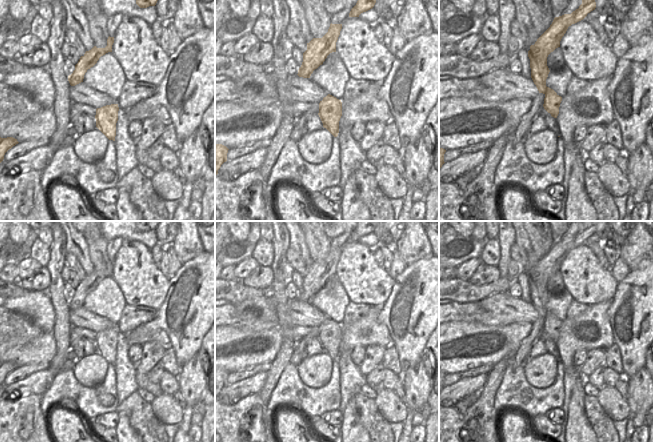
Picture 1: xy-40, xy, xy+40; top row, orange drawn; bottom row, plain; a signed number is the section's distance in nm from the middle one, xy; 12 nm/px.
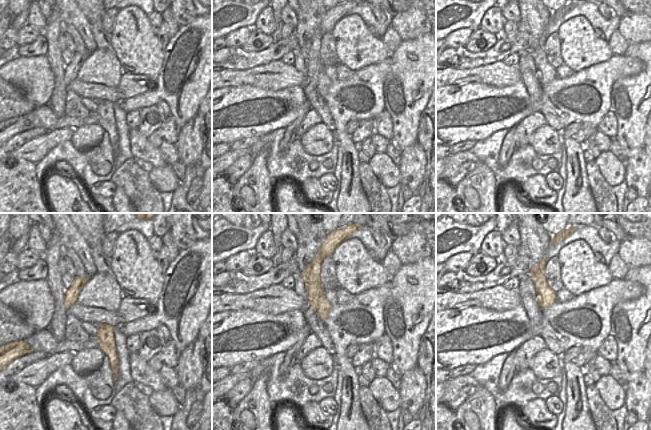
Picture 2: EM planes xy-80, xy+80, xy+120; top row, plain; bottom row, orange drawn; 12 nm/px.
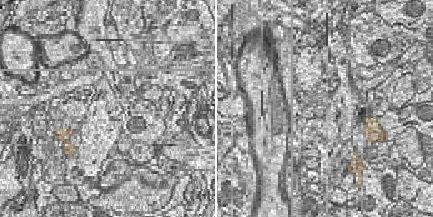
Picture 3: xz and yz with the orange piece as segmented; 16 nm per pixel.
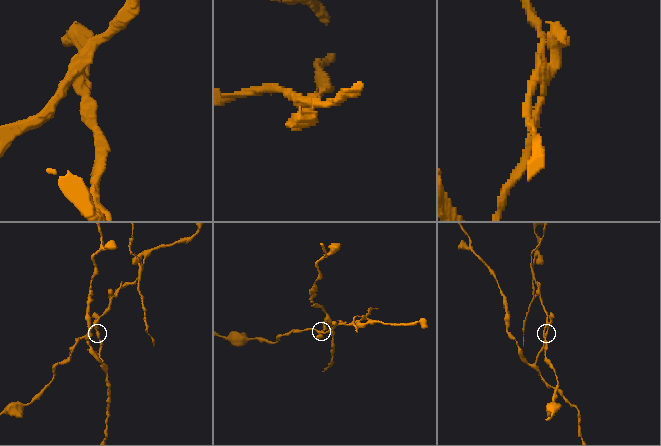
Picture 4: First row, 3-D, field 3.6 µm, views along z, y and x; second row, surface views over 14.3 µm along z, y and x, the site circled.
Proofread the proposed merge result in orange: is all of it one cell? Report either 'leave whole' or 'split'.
split

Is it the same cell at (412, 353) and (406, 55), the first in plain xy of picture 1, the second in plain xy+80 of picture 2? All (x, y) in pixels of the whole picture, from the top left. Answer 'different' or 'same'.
same

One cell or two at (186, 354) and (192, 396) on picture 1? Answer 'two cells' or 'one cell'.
two cells

